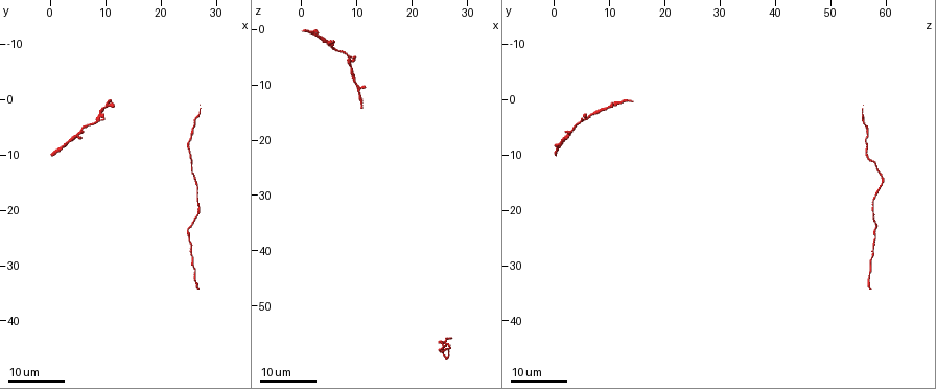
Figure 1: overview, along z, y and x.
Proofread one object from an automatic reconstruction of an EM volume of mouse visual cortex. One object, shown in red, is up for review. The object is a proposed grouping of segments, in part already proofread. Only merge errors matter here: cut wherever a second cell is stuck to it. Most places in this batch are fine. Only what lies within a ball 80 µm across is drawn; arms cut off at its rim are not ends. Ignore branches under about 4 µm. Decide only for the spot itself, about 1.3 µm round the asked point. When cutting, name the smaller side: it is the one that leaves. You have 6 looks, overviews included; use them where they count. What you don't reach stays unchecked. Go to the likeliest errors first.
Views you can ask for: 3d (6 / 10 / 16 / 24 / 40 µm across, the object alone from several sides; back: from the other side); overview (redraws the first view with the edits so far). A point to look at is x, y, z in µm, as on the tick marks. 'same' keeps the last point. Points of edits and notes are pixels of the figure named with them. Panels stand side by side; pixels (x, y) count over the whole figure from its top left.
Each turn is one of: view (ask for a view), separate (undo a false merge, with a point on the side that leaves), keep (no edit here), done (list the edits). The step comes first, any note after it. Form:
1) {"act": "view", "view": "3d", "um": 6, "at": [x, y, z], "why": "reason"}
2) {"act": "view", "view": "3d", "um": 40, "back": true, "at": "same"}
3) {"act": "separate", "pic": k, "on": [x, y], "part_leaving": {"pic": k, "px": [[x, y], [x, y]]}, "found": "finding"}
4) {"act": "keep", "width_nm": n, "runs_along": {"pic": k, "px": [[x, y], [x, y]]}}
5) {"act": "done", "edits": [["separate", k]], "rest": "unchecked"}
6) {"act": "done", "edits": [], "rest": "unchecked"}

{"act": "view", "view": "3d", "um": 24, "at": [9.0, 2.5, 6.5], "why": "three arms meet"}

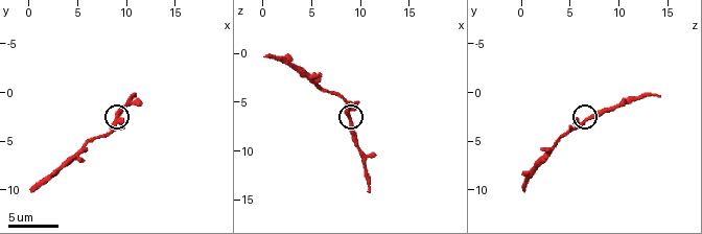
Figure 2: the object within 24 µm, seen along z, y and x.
{"act": "view", "view": "3d", "um": 6, "at": [8.8, 2.8, 6.6]}

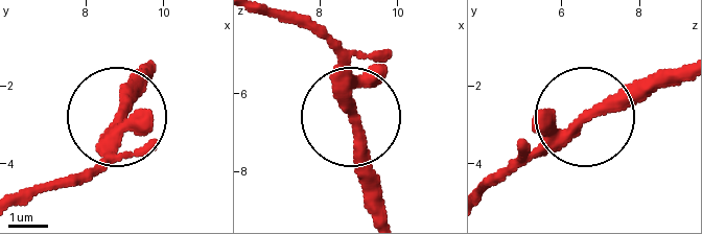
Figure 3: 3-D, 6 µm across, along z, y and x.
{"act": "view", "view": "3d", "um": 6, "back": true, "at": [8.90, 2.90, 6.55], "why": "from behind"}

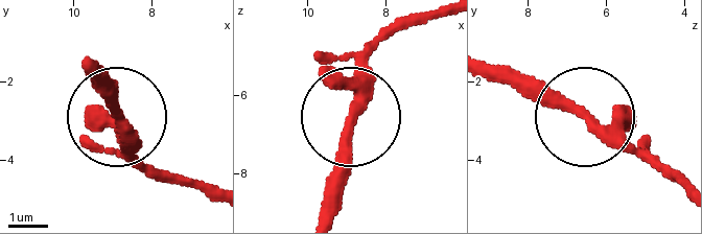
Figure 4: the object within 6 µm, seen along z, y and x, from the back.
{"act": "keep", "arms": 3, "found": "continuous, no second cell"}

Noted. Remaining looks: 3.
{"act": "view", "view": "3d", "um": 16, "at": [10.8, 0.2, 14.0], "why": "thick turns thin"}

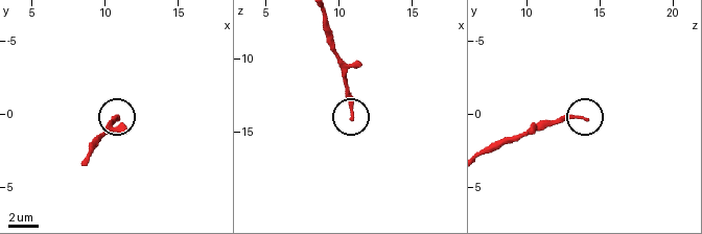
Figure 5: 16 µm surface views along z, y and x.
{"act": "keep", "found": "all the same cell"}

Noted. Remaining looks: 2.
{"act": "view", "view": "3d", "um": 10, "at": [6.0, 5.4, 3.8]}

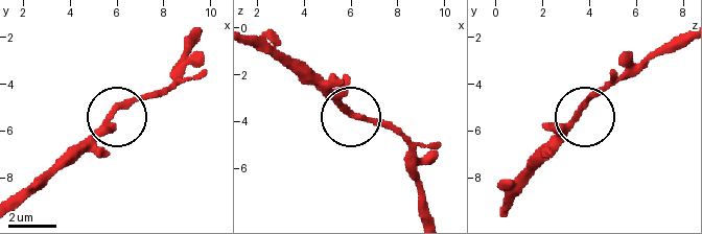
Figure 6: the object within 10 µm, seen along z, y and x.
{"act": "keep", "found": "all the same cell"}

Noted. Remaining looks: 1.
{"act": "done", "edits": [], "rest": "unchecked"}

